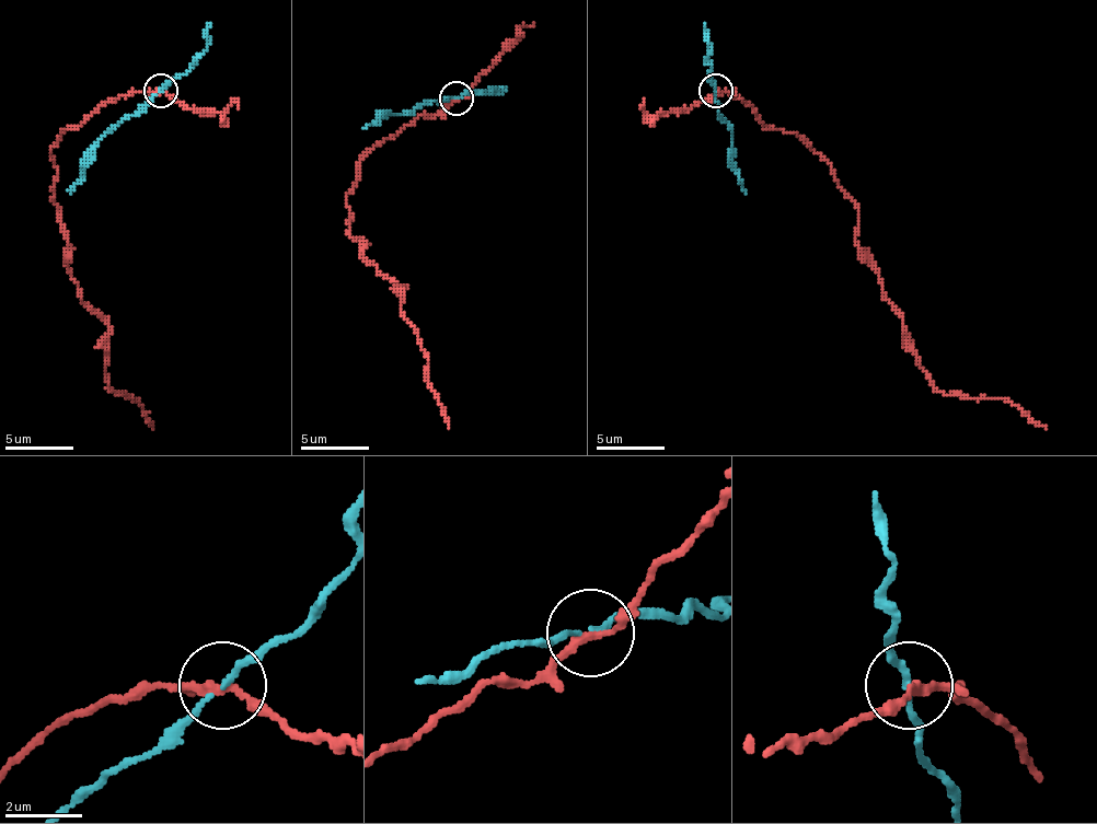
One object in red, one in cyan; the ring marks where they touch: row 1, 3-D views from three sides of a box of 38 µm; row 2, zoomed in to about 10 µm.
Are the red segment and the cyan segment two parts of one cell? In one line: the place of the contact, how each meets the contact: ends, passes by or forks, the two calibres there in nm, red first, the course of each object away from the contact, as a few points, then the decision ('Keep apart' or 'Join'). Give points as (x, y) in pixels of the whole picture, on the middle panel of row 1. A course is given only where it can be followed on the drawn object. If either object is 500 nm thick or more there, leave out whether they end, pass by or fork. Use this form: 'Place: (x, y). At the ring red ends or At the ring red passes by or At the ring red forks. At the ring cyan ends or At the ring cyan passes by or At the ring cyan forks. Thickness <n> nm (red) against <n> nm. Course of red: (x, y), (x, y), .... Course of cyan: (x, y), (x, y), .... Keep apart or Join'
Place: (455, 99). At the ring red passes by. At the ring cyan passes by. Thickness 200 nm (red) against 120 nm. Course of red: (455, 97), (373, 149), (346, 196), (362, 257), (404, 288), (401, 309), (428, 360), (428, 387), (448, 428). Course of cyan: (455, 97), (387, 115), (367, 128). Keep apart

